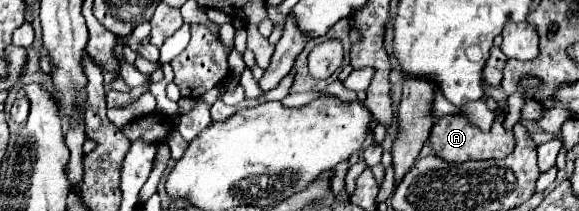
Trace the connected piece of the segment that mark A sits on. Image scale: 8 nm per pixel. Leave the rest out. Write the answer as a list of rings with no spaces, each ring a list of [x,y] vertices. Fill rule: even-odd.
[[[463,113],[445,115],[445,117],[437,119],[437,123],[431,129],[429,141],[431,141],[435,155],[443,157],[449,163],[463,163],[463,161],[471,161],[471,159],[503,159],[515,149],[515,137],[513,137],[513,133],[505,131],[503,117],[499,117],[499,121],[495,121],[495,125],[491,125],[491,129],[487,133],[483,133]]]

